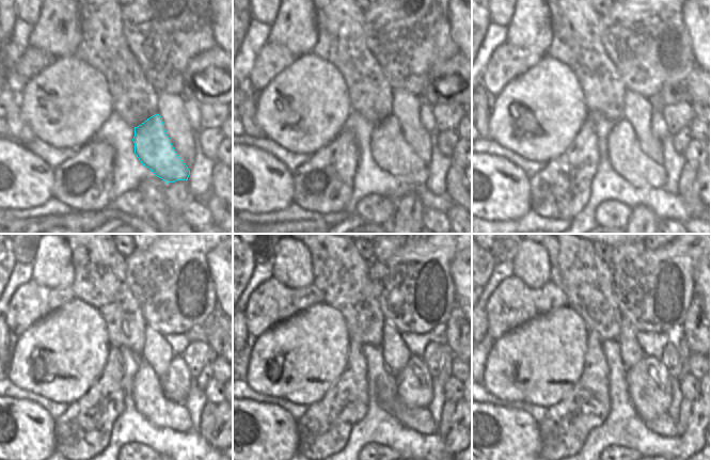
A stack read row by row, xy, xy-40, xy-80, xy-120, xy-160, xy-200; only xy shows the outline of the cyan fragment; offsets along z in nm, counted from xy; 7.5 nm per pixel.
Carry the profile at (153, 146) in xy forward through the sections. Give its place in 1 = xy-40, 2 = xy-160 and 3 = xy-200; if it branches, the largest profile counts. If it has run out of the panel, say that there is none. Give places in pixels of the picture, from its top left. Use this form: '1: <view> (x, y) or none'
1: xy-40 (390, 149)
2: xy-160 (419, 419)
3: xy-200 (665, 426)

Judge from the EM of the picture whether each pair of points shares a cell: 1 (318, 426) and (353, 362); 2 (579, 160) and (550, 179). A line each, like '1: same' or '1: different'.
1: same
2: same

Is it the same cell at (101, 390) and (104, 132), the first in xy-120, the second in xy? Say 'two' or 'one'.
two

